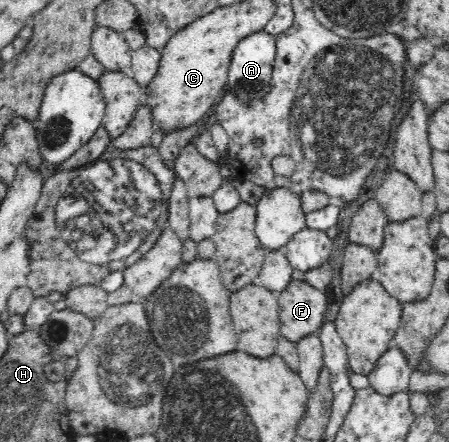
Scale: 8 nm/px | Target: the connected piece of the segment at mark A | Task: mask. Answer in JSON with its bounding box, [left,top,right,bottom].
[226,30,276,104]

